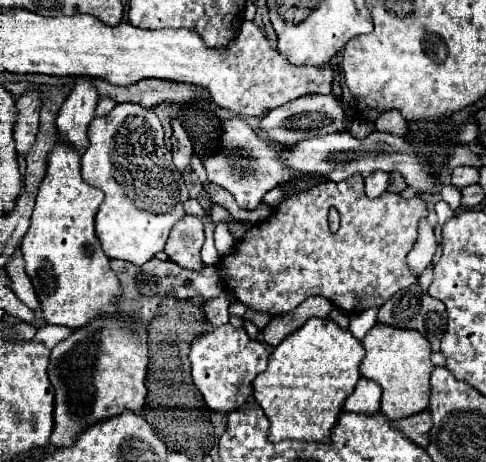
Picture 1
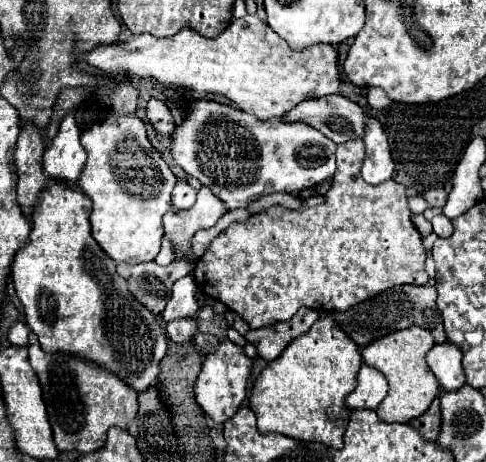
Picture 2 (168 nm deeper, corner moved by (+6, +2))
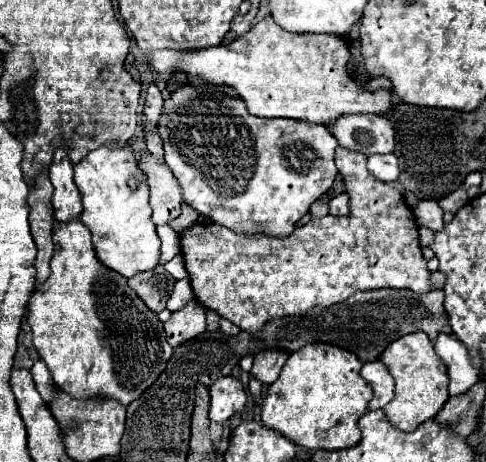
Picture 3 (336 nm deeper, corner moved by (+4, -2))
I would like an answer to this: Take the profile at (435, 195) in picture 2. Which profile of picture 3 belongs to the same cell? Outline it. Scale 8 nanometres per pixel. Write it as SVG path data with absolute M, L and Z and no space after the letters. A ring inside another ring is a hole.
M461 187L461 189L457 189L457 191L453 191L453 193L449 193L447 197L443 197L441 201L439 201L439 205L441 205L441 209L443 211L451 211L451 213L457 213L465 203L469 201L469 197L467 197L467 191Z

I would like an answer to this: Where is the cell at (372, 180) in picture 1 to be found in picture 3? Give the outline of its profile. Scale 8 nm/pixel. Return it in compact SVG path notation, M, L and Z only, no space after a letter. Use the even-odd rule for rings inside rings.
M389 153L389 155L371 155L369 161L367 161L367 169L375 179L379 179L383 183L391 183L399 177L397 157L393 153Z

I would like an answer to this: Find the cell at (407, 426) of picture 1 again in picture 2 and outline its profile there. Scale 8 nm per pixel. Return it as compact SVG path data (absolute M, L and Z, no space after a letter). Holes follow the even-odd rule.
M437 399L431 403L431 407L423 415L411 419L409 425L415 427L423 435L423 439L435 441L437 431L439 431L439 403L437 403Z

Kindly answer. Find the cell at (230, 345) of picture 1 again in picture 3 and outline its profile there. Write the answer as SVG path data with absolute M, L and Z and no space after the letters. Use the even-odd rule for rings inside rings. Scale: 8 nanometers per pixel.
M223 377L217 379L215 385L209 389L211 395L211 409L209 409L209 419L223 423L235 413L239 413L245 405L245 391L241 383L233 377Z

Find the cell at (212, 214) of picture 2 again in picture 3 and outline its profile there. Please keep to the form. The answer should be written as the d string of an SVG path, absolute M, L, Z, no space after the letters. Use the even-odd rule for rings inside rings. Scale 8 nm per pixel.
M143 155L139 159L141 171L145 171L145 183L149 187L149 203L153 209L153 223L167 225L181 211L181 195L171 169L155 159L153 155Z

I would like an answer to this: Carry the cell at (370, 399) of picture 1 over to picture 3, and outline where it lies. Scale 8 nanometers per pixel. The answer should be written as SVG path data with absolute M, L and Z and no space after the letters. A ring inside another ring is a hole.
M375 359L363 365L361 375L363 379L367 379L367 383L373 387L373 393L375 393L375 397L369 403L369 409L383 409L395 395L395 381L391 373L379 359Z

